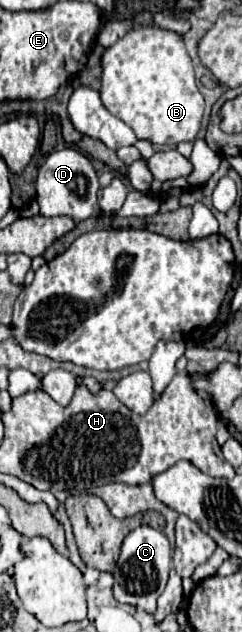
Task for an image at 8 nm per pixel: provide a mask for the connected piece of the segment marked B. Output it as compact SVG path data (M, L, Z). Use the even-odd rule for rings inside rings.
M139 27L127 31L117 43L105 49L101 55L101 101L111 115L125 121L139 139L149 139L155 145L177 145L181 141L193 141L199 127L201 115L205 109L203 95L197 89L191 57L185 49L181 35L165 31L159 27Z

